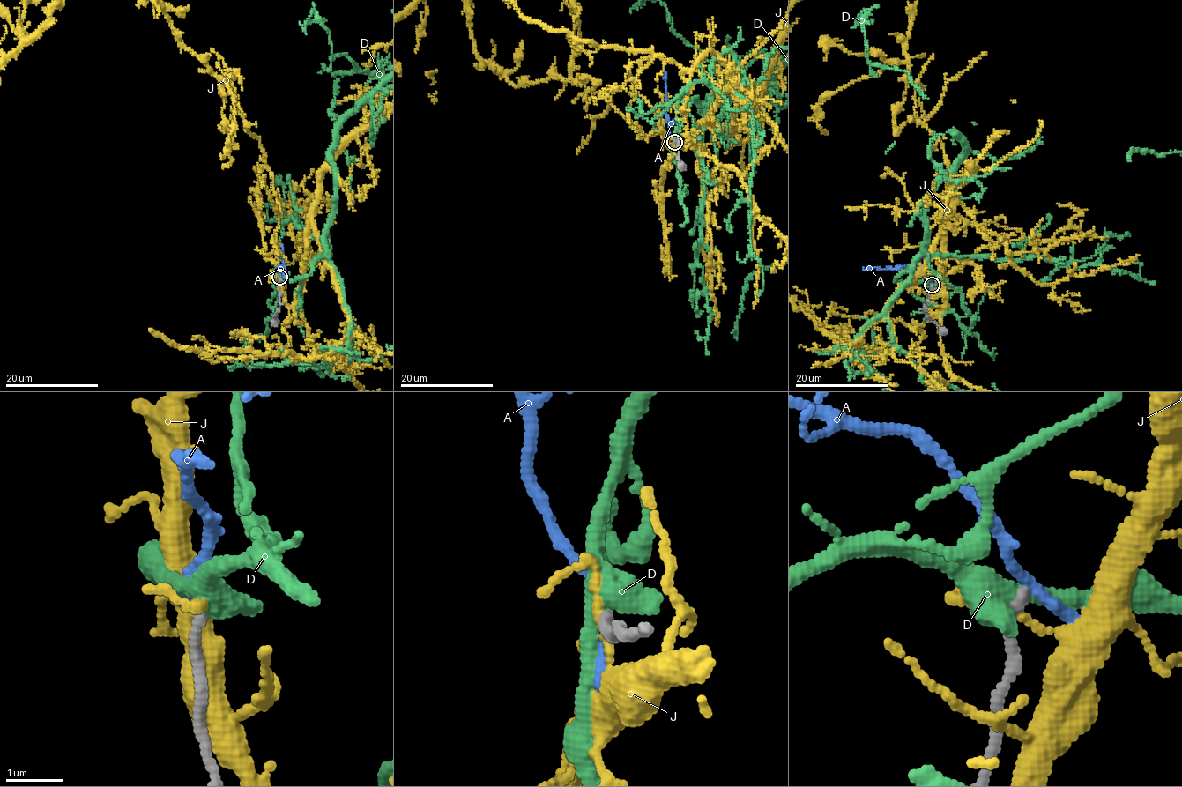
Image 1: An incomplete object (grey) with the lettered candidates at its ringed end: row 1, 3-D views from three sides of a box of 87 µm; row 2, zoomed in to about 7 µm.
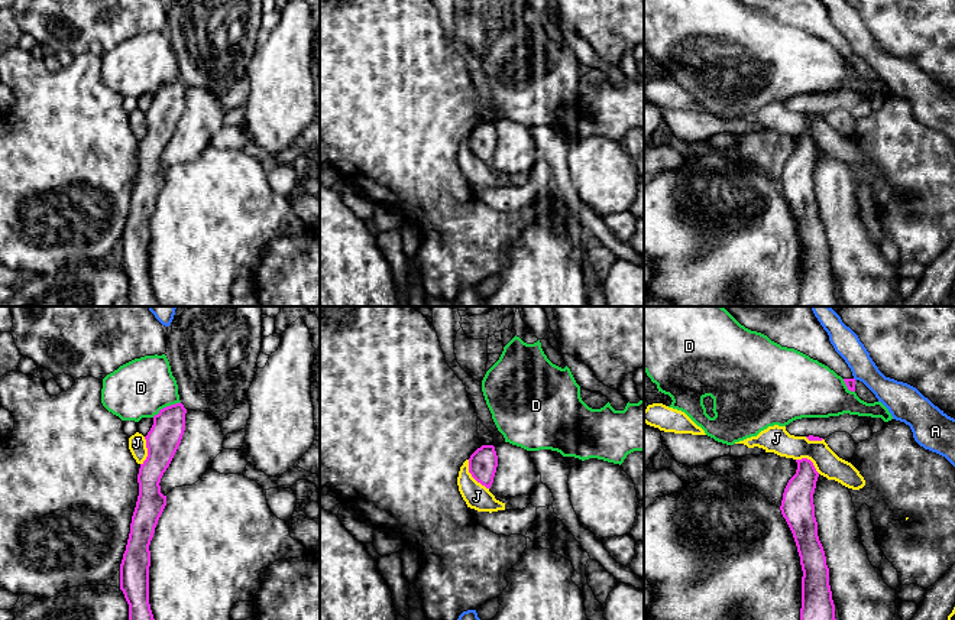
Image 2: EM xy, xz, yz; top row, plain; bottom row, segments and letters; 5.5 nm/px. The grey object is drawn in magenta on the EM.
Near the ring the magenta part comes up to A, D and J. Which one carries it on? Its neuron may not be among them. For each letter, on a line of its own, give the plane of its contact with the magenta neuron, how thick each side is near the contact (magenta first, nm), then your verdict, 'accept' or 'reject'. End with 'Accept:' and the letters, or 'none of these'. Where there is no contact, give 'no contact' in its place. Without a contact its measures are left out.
A: no contact | reject
D: xy | 190/320 nm | reject
J: xz | 160/140 nm | reject
Accept: none of these

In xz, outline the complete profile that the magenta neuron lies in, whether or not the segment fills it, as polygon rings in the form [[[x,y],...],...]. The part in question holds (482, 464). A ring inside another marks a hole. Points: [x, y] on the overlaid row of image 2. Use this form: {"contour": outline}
{"contour": [[[482,445],[469,458],[469,473],[472,477],[491,488],[498,467],[498,455],[493,445]]]}

